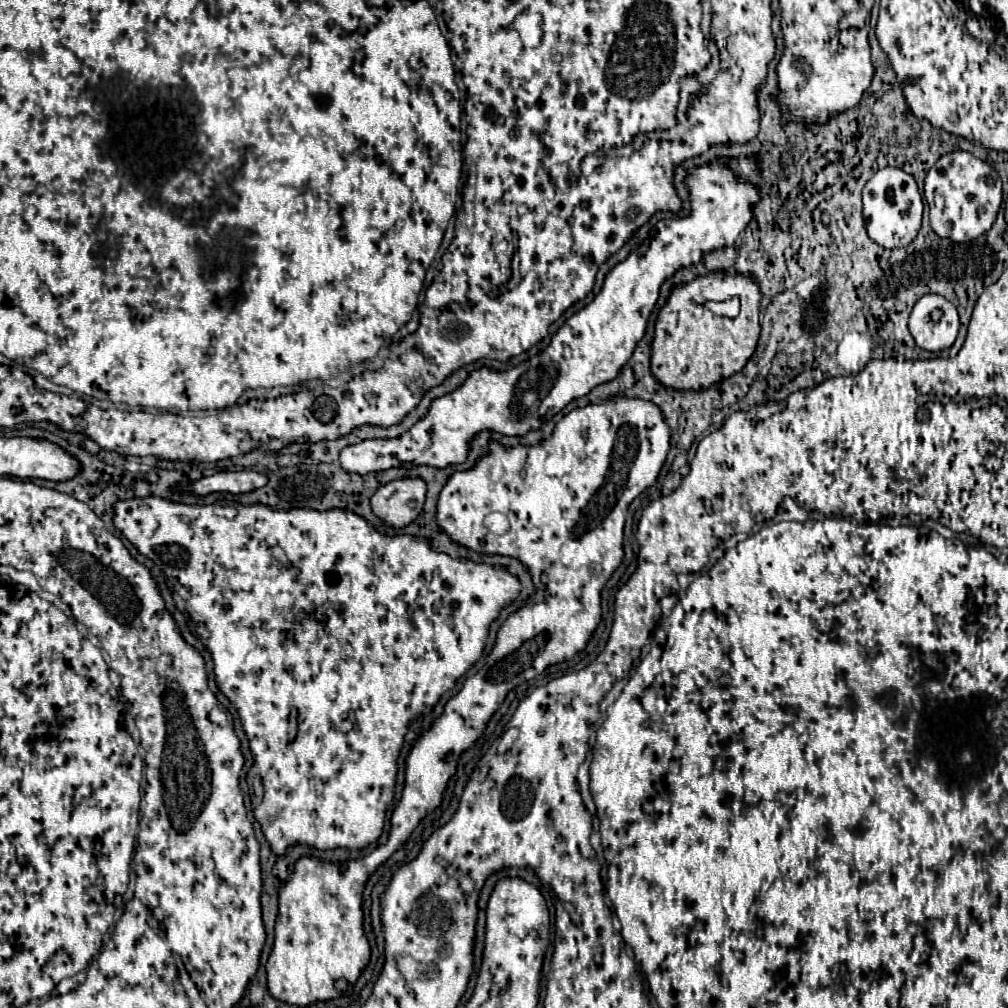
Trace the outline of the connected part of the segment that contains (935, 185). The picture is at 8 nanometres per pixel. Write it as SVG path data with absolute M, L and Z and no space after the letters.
M967 151L943 155L925 177L925 199L929 203L931 229L949 241L967 243L985 235L997 219L1001 207L1001 179L987 163Z

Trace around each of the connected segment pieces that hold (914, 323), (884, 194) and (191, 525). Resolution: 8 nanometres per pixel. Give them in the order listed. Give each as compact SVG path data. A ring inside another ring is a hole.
M941 295L921 297L909 317L909 331L925 351L949 349L957 338L959 325L955 305Z
M875 173L867 181L863 189L863 219L869 239L881 245L883 249L897 249L913 243L921 227L921 215L923 215L923 201L919 191L915 191L915 183L905 185L903 181L901 185L897 173Z
M145 497L145 499L129 499L115 503L113 523L139 549L141 555L161 565L169 587L173 583L173 587L183 589L183 593L173 591L173 595L179 597L177 607L187 611L195 623L203 623L209 631L209 637L203 643L211 651L217 685L237 707L243 729L249 737L249 749L255 759L249 775L257 775L265 787L263 801L253 809L253 813L255 819L261 823L273 853L277 855L283 855L285 849L293 843L305 843L317 849L335 849L335 847L359 849L379 839L385 825L385 811L393 801L395 777L397 777L397 753L403 745L403 735L407 733L407 725L417 715L429 713L439 701L439 697L445 691L453 689L455 681L481 657L483 645L487 641L489 625L499 615L499 611L505 605L509 605L521 591L519 581L507 571L499 571L483 563L451 559L445 553L435 553L431 551L427 539L415 539L409 535L403 537L381 535L375 529L371 529L365 519L357 517L355 513L339 511L339 509L331 509L325 513L291 509L289 513L281 513L281 511L265 509L265 505L251 505L251 507L239 505L237 517L225 519L215 515L213 505L183 505L159 497ZM293 709L297 709L299 715L299 729L295 718L289 721L289 713Z

